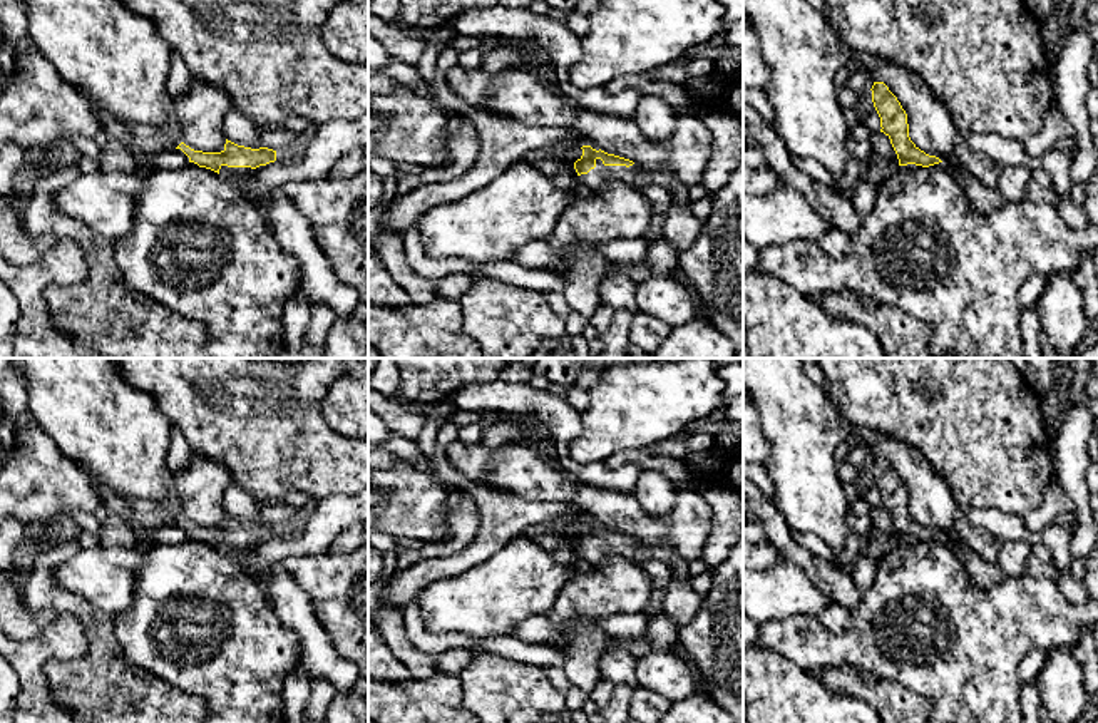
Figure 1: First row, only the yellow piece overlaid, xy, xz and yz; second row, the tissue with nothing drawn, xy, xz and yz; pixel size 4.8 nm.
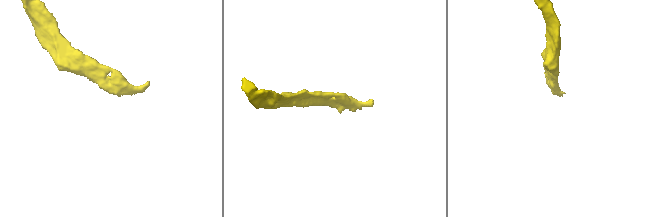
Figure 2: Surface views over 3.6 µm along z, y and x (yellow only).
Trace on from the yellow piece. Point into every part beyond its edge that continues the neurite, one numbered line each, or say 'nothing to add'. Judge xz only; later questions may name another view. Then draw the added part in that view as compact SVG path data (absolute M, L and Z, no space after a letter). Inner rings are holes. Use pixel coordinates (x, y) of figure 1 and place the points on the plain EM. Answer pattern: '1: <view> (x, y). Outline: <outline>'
1: xz (598, 553). Outline: M596 534L596 542L587 549L577 551L577 557L584 559L589 564L603 564L611 556L621 556L634 564L646 557L658 557L670 569L671 574L678 579L690 577L688 561L685 561L678 552L668 551L666 547L648 549L638 539L629 542L626 541L604 541L601 534Z

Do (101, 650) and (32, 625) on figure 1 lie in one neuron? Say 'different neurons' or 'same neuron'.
different neurons

